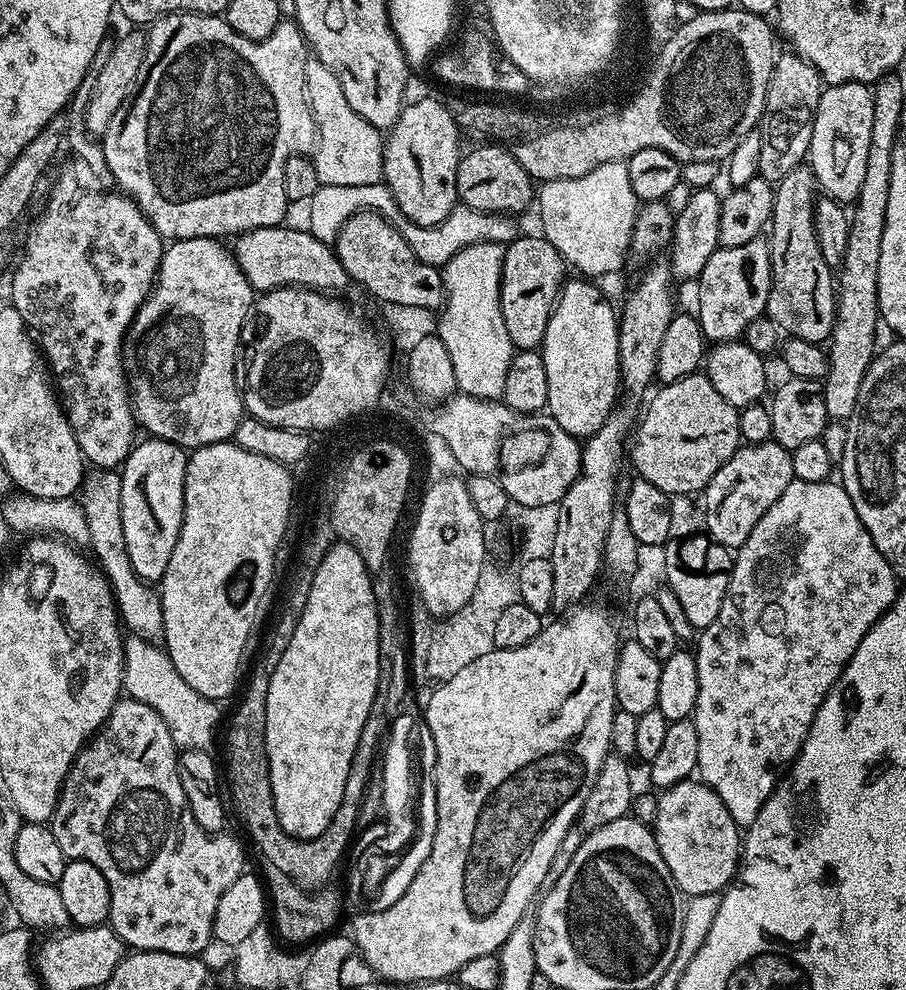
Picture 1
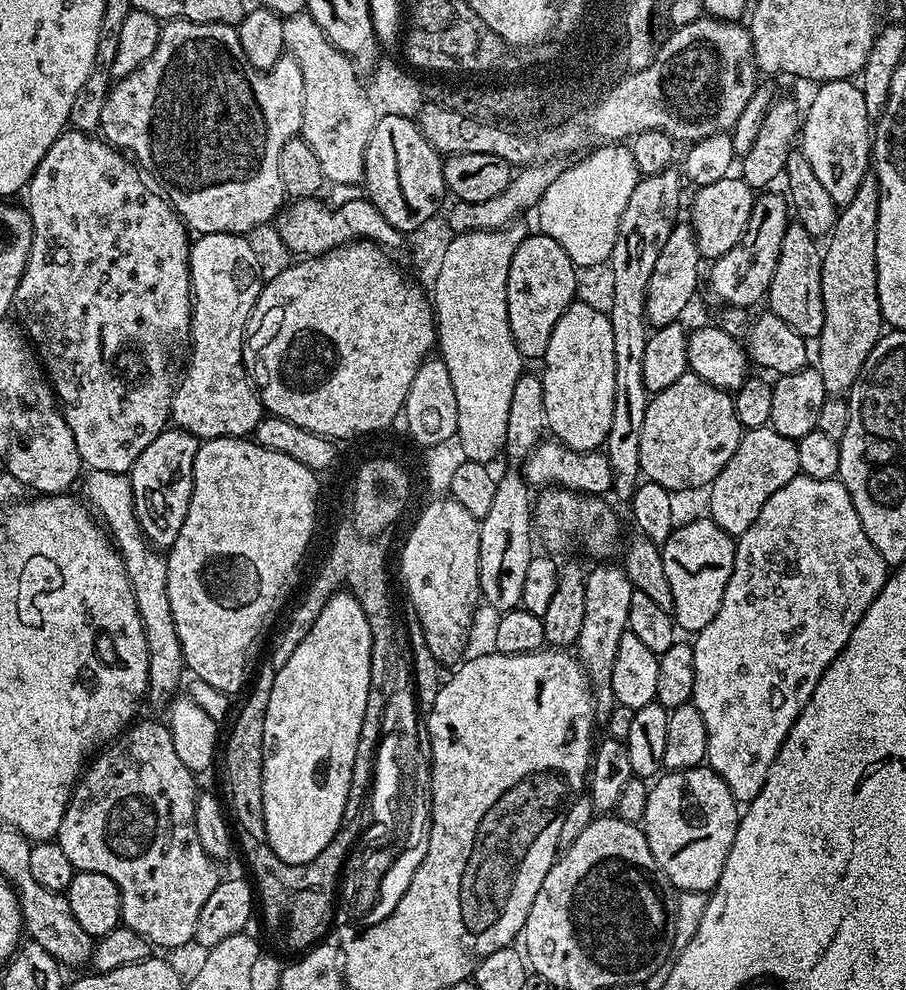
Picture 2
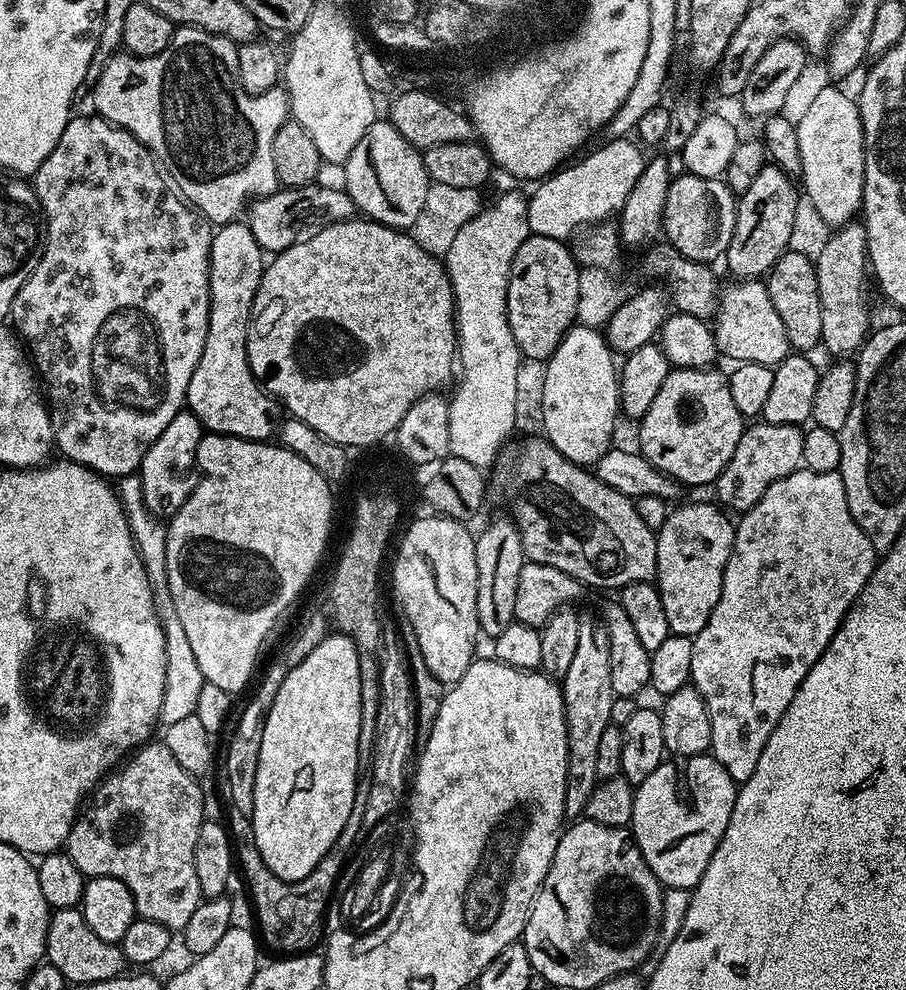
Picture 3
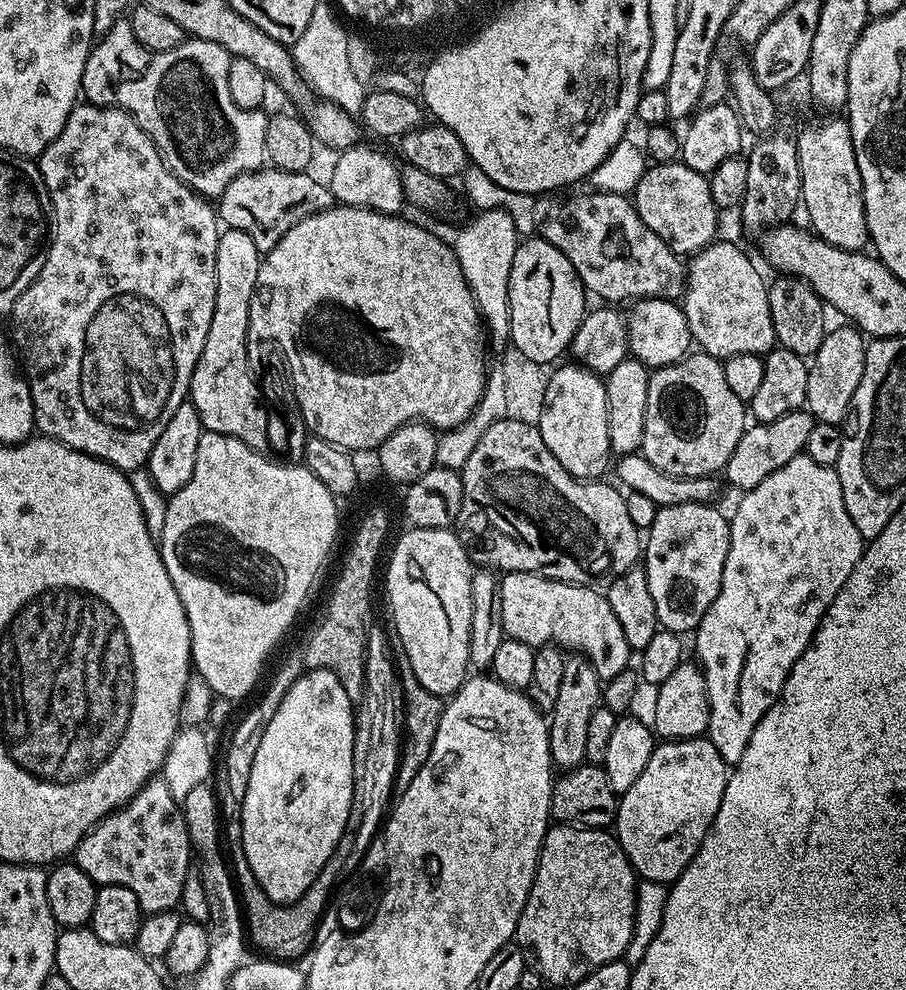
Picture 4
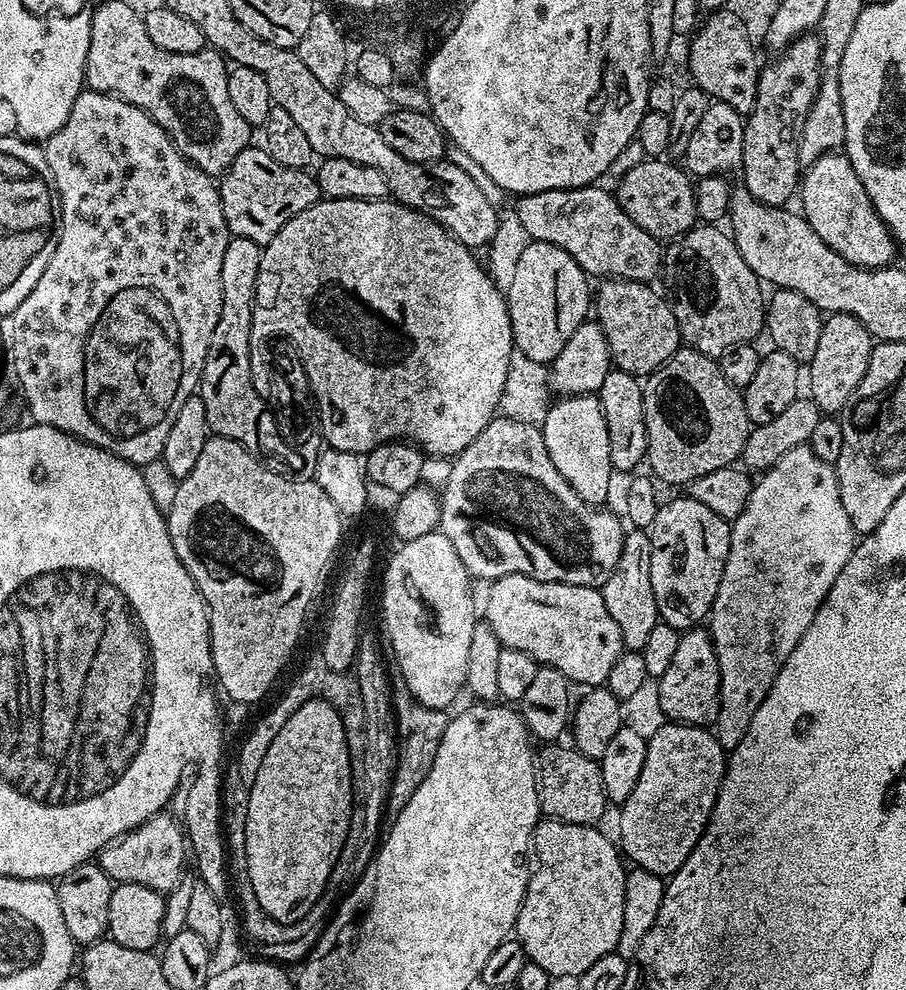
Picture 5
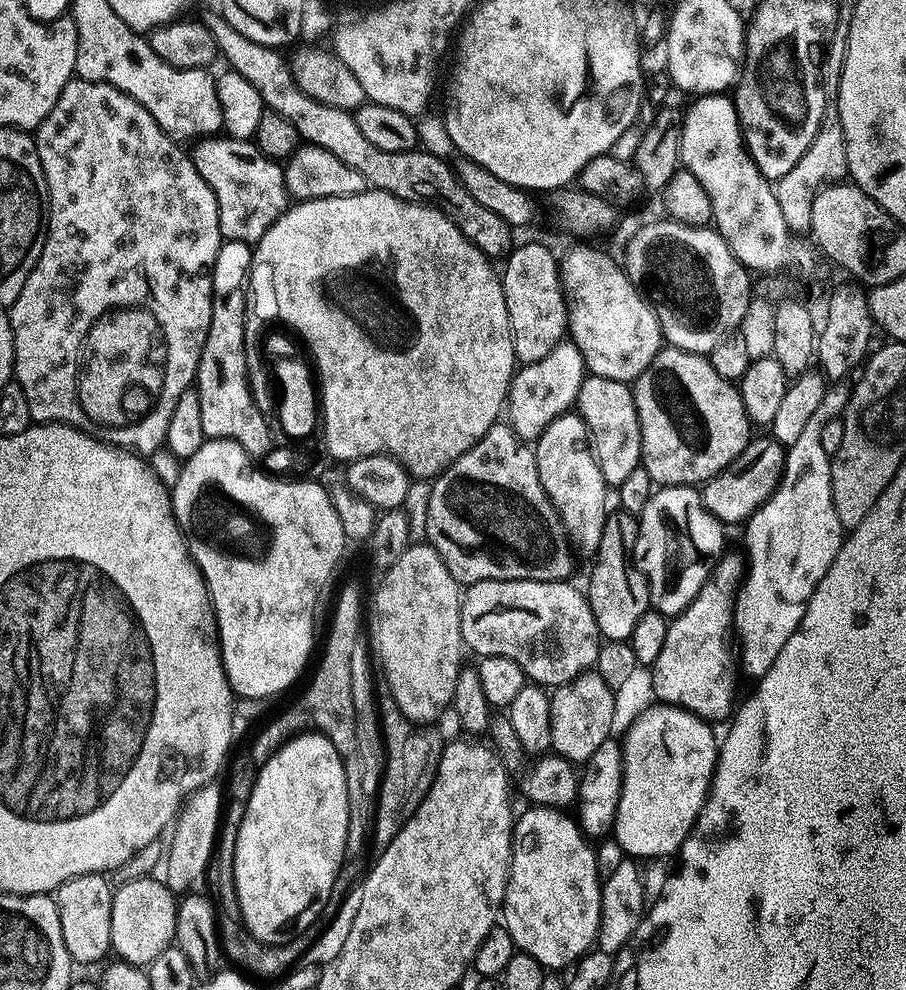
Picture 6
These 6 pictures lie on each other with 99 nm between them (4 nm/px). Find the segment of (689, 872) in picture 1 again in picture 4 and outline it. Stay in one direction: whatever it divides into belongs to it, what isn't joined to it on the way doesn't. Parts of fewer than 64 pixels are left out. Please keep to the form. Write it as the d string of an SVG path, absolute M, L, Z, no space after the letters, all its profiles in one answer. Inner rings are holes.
M694 736L690 740L664 740L663 742L657 743L656 749L650 754L650 762L646 762L646 770L642 770L642 774L638 774L638 782L634 782L634 786L630 786L630 790L626 790L619 797L620 805L616 811L614 835L619 840L622 850L626 854L626 858L630 861L633 868L636 869L637 877L653 880L665 886L679 881L682 870L686 870L688 863L696 859L698 850L703 846L704 840L712 831L712 823L716 815L720 813L722 798L728 790L729 771L729 764L724 761L722 754L718 754L714 742L704 736Z

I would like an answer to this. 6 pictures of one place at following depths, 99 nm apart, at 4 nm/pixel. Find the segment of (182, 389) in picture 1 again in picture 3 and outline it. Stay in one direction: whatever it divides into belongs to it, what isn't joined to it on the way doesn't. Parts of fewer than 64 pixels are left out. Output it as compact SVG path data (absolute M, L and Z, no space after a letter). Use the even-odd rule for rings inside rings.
M247 223L222 224L215 229L208 259L212 301L210 302L206 346L202 350L202 358L190 378L186 401L187 411L193 412L199 418L201 425L212 434L268 442L273 439L278 428L277 421L272 421L273 401L264 391L256 375L250 370L250 362L248 361L248 322L252 318L252 303L256 297L258 286L262 282L265 267L266 253L254 238Z

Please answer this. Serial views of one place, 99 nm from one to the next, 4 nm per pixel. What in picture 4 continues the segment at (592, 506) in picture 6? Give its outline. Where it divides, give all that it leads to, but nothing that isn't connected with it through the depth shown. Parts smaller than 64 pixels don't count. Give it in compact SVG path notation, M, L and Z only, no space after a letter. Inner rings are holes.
M579 362L571 363L553 367L538 427L542 442L550 446L550 454L554 454L554 458L566 466L571 476L577 476L580 480L595 480L603 477L607 468L609 471L608 456L613 455L606 410L606 386L597 373Z

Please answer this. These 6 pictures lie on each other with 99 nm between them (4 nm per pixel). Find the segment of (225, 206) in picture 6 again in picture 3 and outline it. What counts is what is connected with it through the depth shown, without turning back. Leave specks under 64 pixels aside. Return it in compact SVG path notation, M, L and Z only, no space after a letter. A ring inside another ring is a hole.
M317 182L301 188L281 187L269 196L251 201L246 208L246 223L265 253L275 254L286 251L291 244L298 243L319 228L353 219L357 212L356 203L343 187L327 188L323 182Z

